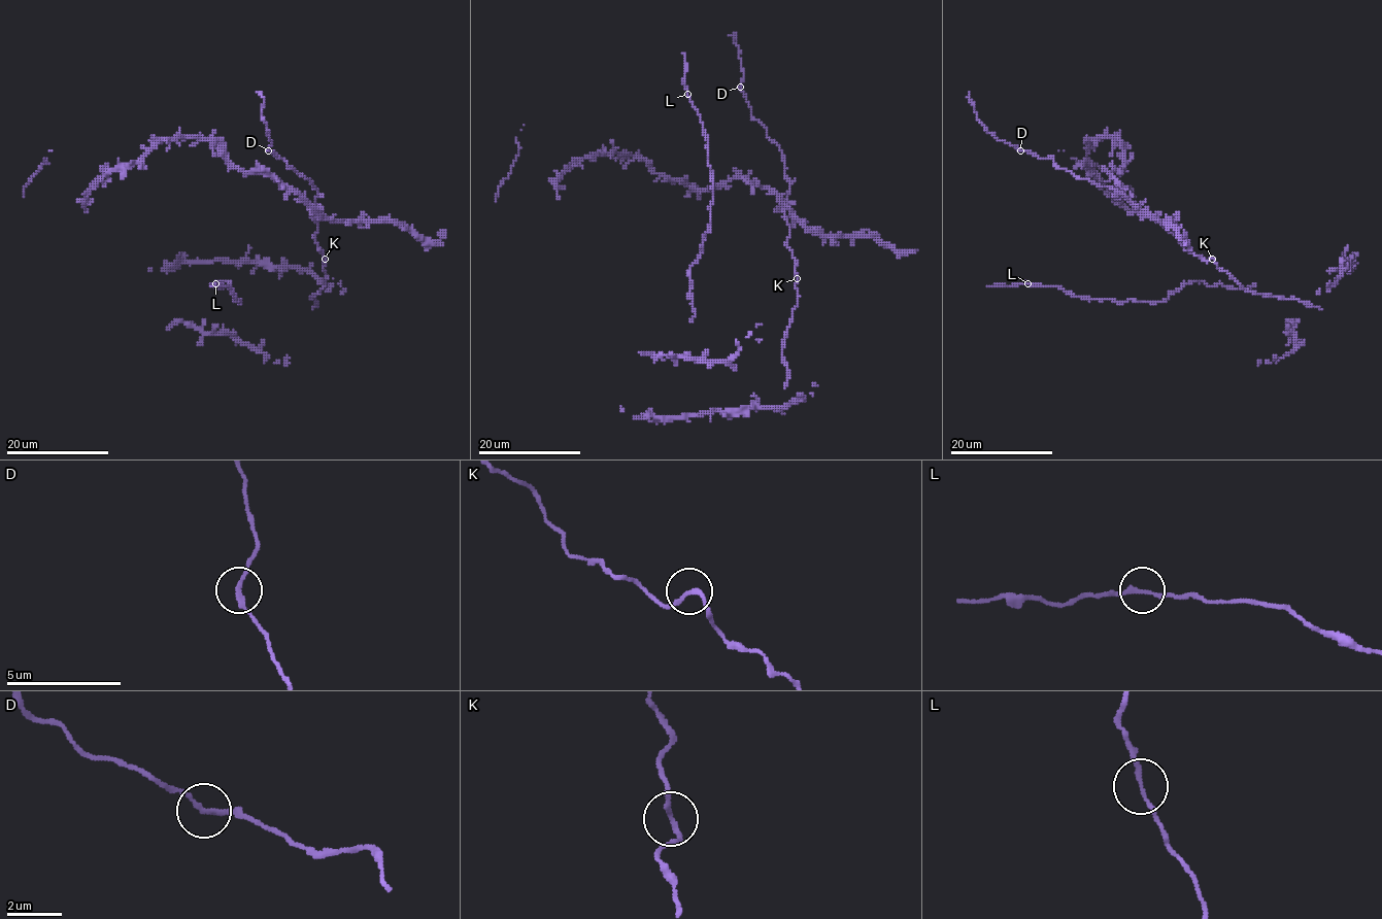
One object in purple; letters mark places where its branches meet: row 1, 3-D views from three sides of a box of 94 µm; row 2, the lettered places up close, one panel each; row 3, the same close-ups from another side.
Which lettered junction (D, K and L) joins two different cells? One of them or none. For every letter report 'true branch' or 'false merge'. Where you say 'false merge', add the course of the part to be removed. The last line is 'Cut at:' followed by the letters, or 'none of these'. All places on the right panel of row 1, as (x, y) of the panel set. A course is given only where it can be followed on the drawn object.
D: true branch
K: true branch
L: true branch
Cut at: none of these

